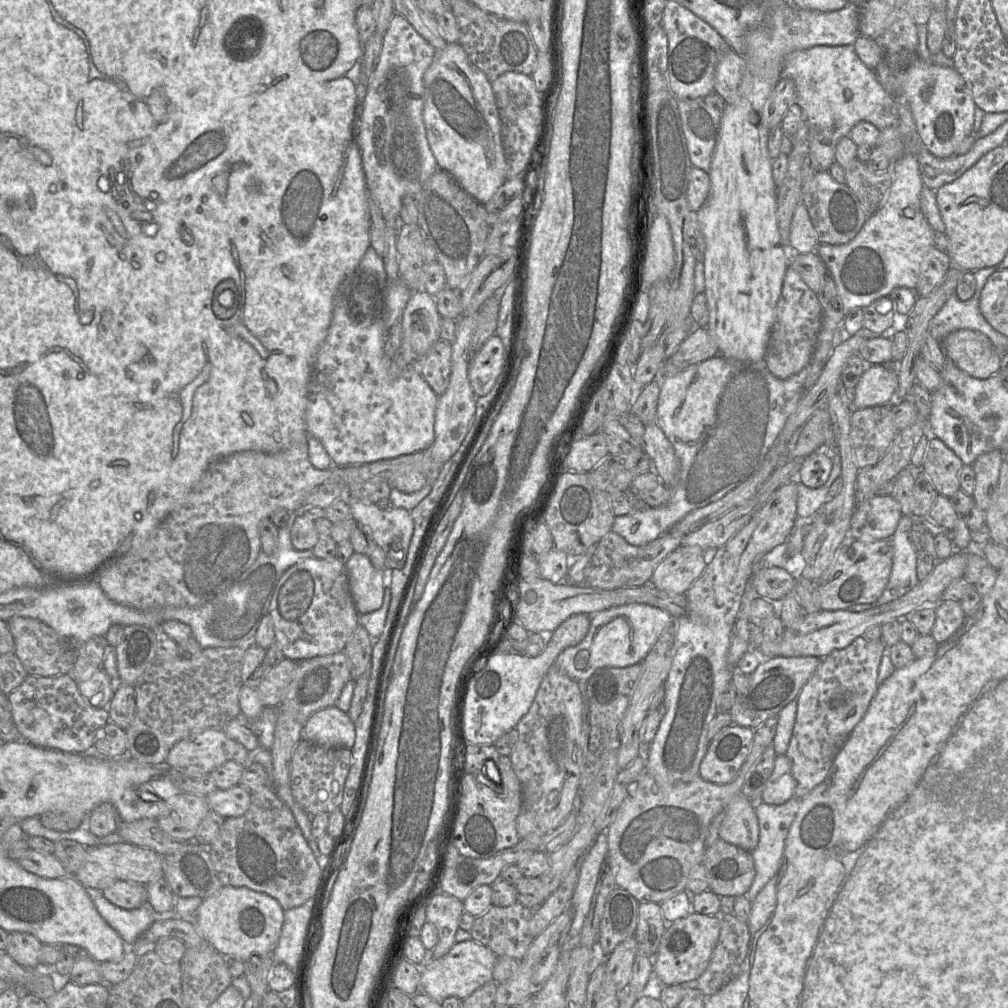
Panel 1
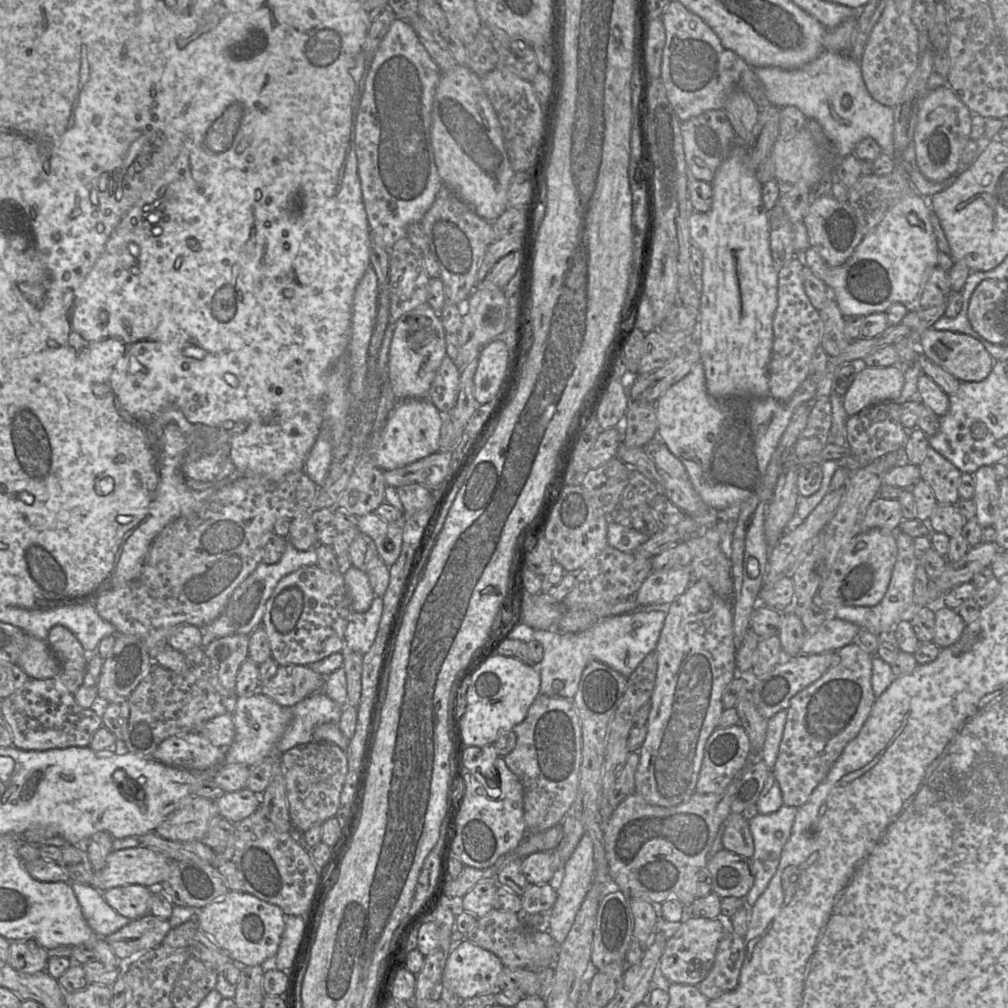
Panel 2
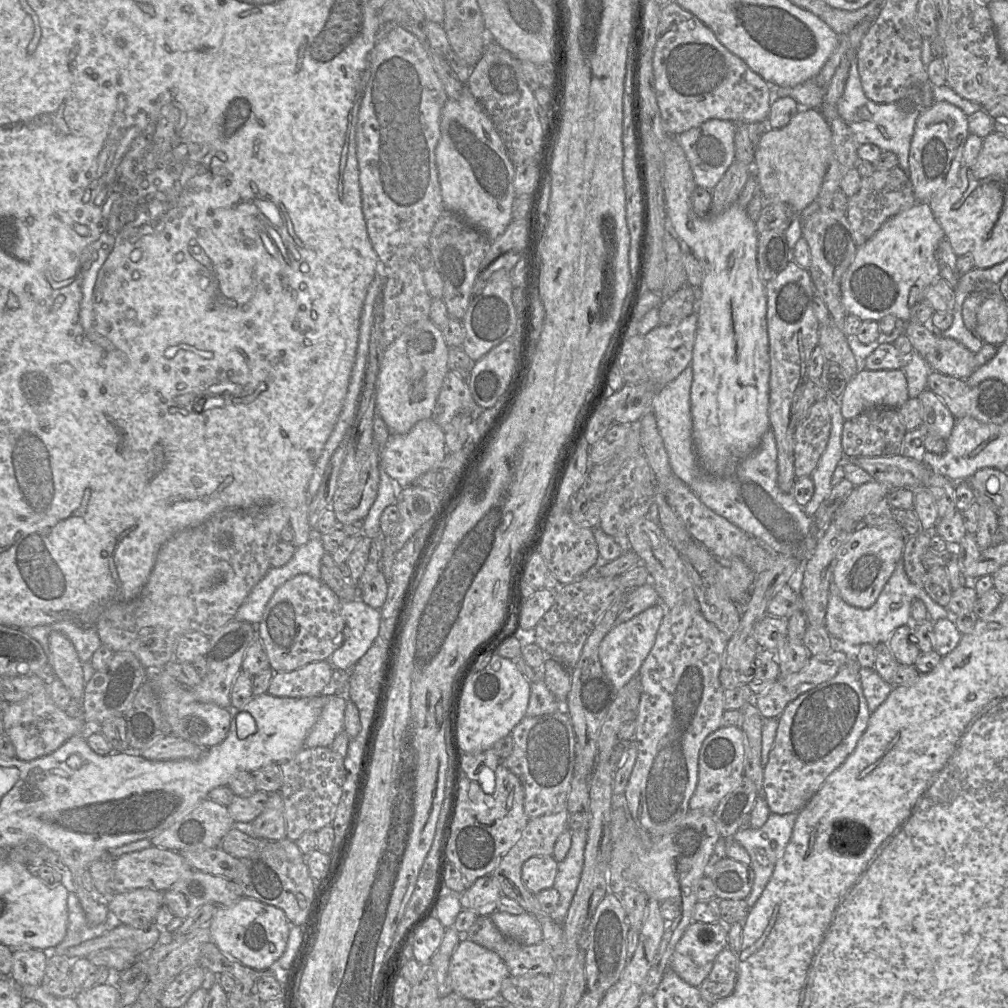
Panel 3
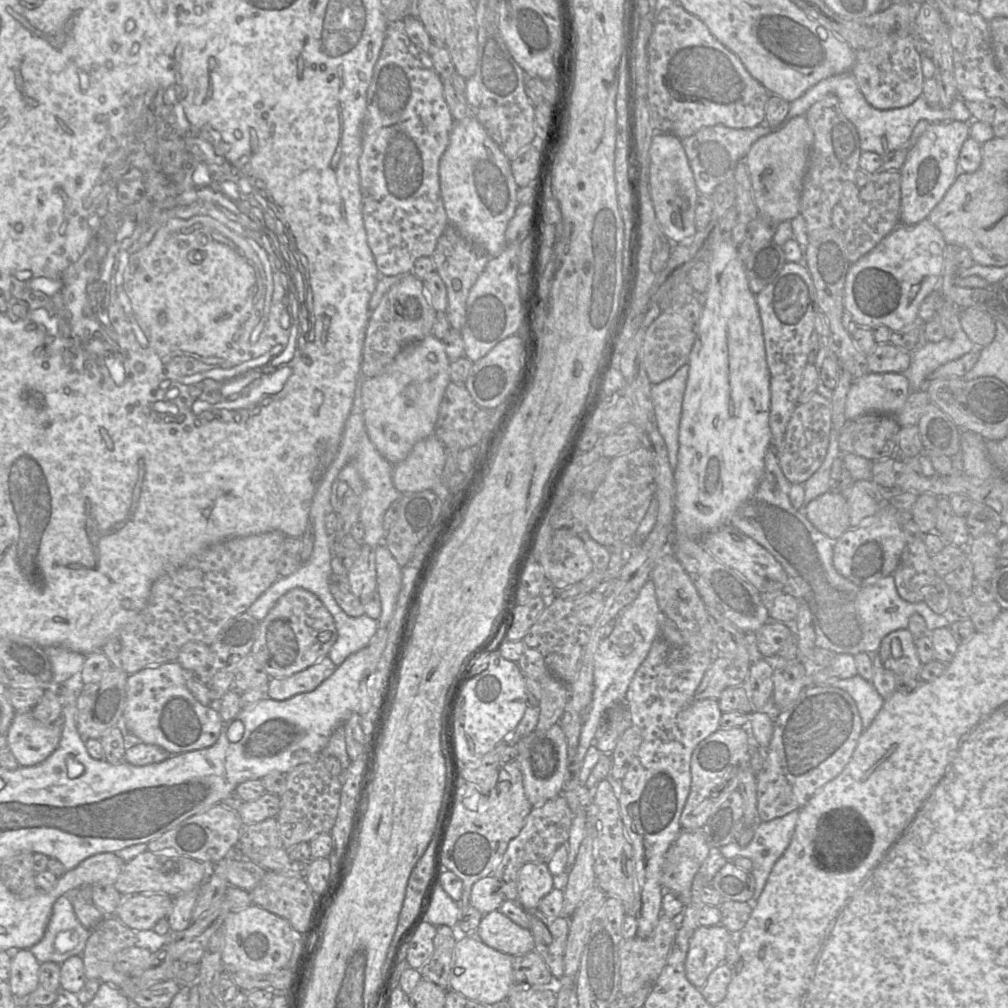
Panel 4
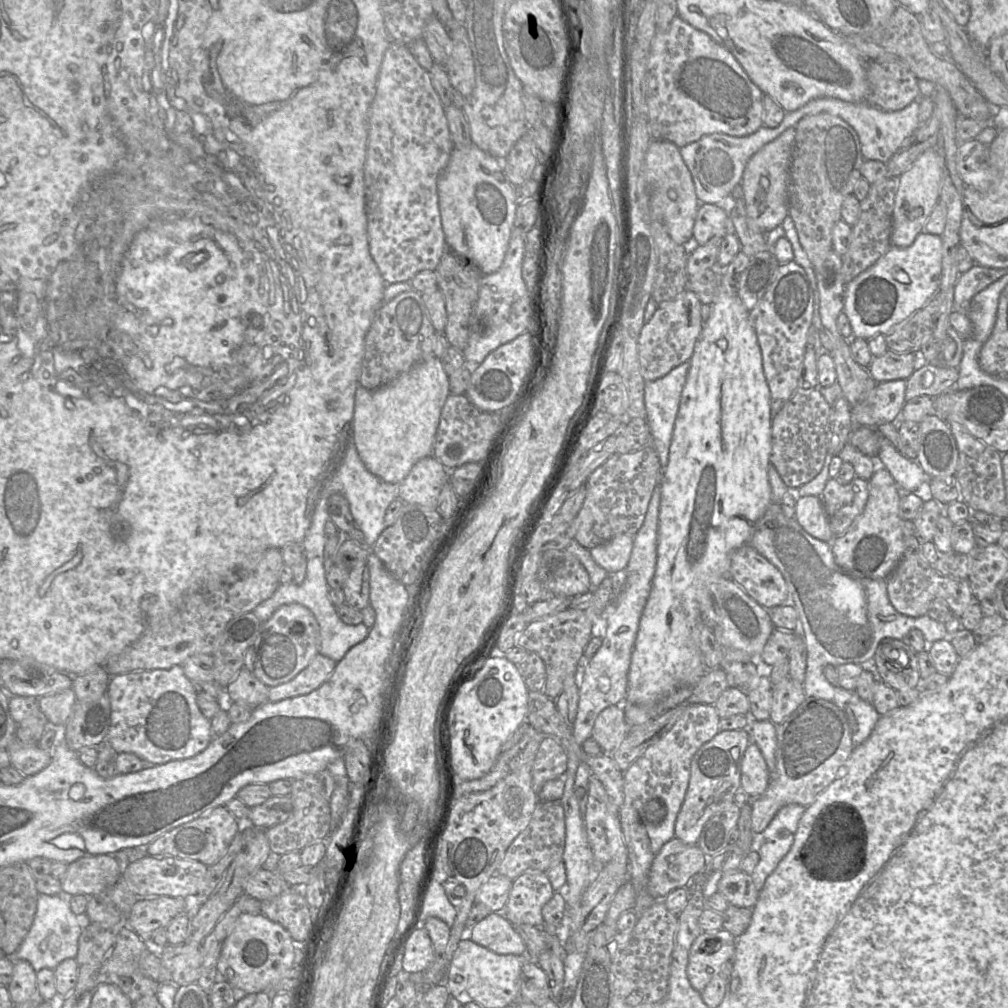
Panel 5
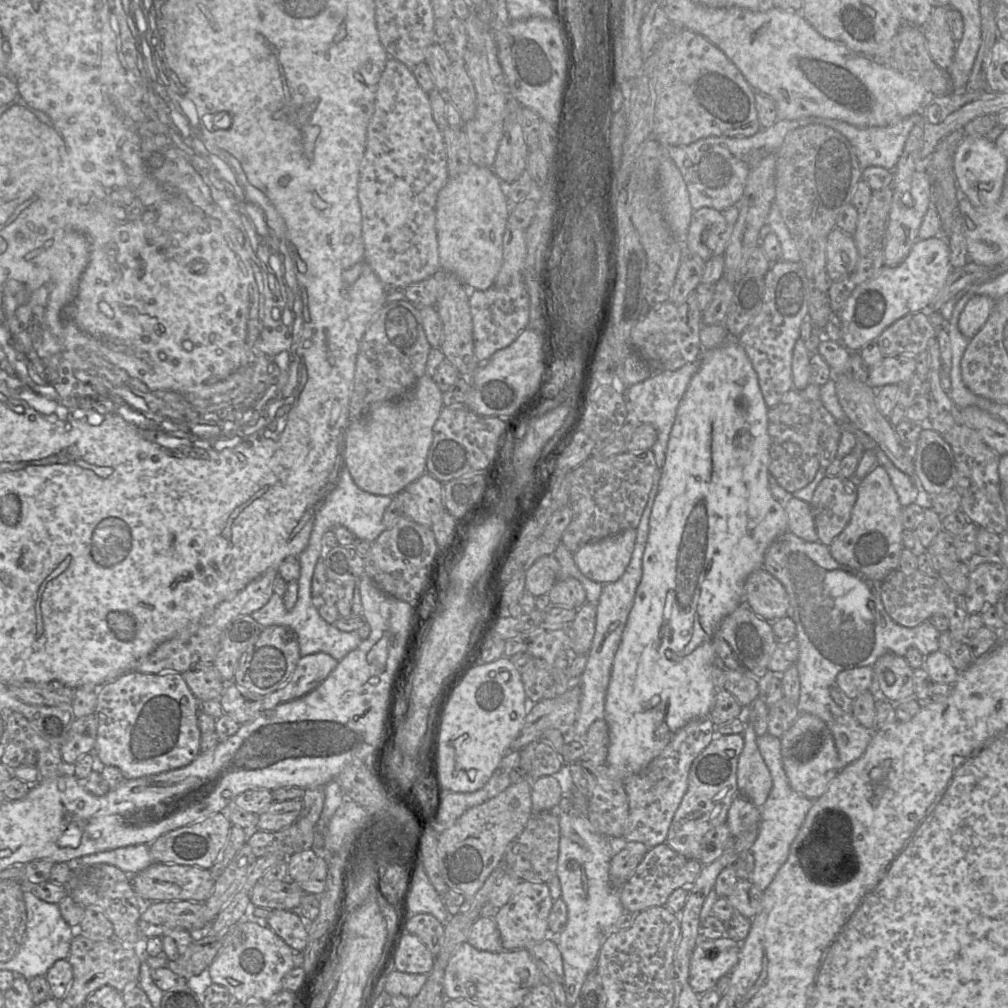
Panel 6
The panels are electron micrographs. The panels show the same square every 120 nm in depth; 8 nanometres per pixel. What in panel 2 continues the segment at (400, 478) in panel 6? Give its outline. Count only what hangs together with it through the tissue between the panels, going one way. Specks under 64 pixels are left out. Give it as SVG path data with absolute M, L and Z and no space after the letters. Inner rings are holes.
M428 303L410 310L396 322L389 348L387 374L397 400L428 397L432 381L446 356L445 336L439 314Z

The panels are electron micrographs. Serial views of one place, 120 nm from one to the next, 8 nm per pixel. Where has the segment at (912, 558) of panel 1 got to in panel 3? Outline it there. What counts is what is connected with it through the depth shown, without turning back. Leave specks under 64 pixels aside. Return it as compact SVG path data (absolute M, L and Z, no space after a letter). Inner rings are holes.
M901 559L876 603L868 609L860 609L849 605L842 599L839 592L834 588L833 582L831 582L824 627L834 640L840 641L849 649L855 649L863 644L876 646L880 643L888 643L897 628L911 623L911 608L915 599L923 601L931 621L936 622L940 619L949 618L946 607L935 603L923 587L917 586L909 580Z

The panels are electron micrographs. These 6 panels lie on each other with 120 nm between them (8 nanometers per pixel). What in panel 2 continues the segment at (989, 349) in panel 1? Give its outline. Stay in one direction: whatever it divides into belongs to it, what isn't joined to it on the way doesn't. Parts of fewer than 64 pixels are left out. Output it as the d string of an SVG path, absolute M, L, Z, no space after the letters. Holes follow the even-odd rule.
M928 328L919 339L920 354L924 355L960 381L979 382L984 380L992 370L995 360L983 344L967 334L949 330Z

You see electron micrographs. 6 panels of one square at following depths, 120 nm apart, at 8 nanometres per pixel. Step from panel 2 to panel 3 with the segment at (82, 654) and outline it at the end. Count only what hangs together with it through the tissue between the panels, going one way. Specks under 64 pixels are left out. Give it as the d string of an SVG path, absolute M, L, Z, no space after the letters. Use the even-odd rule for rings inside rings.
M53 631L49 635L49 658L54 676L67 688L71 700L80 701L84 695L83 666L73 643L64 634Z

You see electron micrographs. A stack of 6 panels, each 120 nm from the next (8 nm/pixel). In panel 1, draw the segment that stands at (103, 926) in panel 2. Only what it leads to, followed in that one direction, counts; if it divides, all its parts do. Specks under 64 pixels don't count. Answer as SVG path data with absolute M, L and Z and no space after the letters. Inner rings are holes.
M86 887L86 891L101 917L120 935L126 945L134 945L148 927L162 915L155 914L148 905L123 909L109 902L101 890Z

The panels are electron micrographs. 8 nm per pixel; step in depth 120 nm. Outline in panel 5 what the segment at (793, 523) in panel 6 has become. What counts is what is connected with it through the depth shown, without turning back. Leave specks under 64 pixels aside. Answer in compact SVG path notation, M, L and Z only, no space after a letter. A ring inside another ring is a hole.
M819 496L799 497L795 503L794 518L808 534L818 540L832 543L835 538Z

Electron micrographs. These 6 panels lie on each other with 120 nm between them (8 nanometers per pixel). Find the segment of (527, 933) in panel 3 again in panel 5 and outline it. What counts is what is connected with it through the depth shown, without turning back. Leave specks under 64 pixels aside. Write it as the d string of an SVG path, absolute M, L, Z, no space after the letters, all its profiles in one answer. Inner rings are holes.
M504 909L503 911L491 912L472 928L469 928L467 937L473 942L498 954L527 954L527 949L521 936L515 930L514 926L504 917Z

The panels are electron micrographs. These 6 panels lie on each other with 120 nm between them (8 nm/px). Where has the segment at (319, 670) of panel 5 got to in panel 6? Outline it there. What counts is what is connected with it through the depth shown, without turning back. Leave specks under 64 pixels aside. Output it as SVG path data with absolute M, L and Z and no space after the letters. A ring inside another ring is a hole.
M323 652L301 657L286 685L263 698L263 710L271 710L281 703L308 694L328 677L338 662Z

